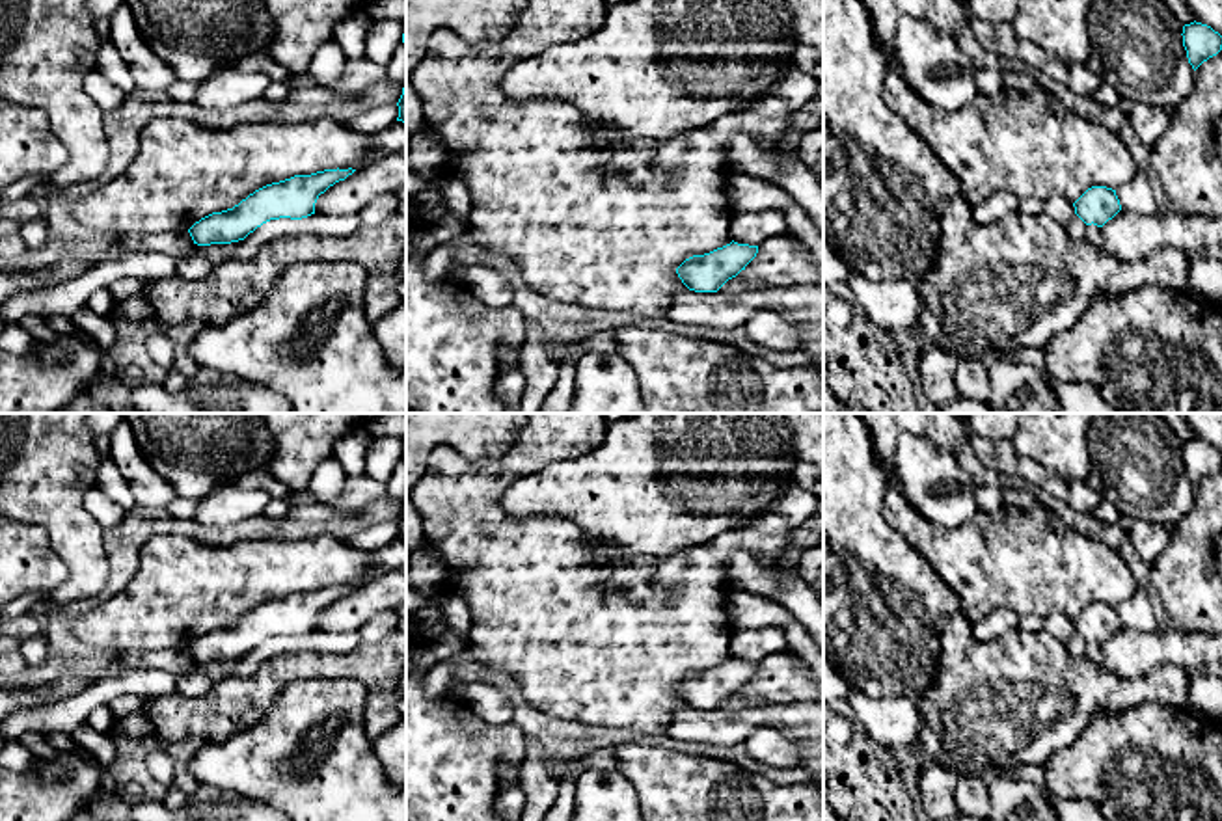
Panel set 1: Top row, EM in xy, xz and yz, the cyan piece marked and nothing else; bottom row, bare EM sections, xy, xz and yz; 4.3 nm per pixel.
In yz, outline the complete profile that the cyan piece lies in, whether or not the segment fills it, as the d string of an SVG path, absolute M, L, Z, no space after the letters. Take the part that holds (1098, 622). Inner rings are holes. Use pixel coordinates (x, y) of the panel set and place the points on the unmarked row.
M1092 603L1088 605L1075 620L1075 631L1086 642L1103 644L1108 637L1112 637L1120 627L1120 616L1116 607L1107 603Z

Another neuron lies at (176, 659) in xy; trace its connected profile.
M168 646L160 650L129 650L127 665L136 668L156 668L175 676L184 676L194 665L194 657L188 648Z

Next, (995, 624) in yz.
M995 609L982 620L972 624L972 633L980 642L991 642L1002 637L1006 631L1015 629L1019 614L1010 609Z

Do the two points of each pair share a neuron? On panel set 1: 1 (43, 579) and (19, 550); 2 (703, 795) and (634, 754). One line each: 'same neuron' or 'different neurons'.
1: same neuron
2: same neuron

